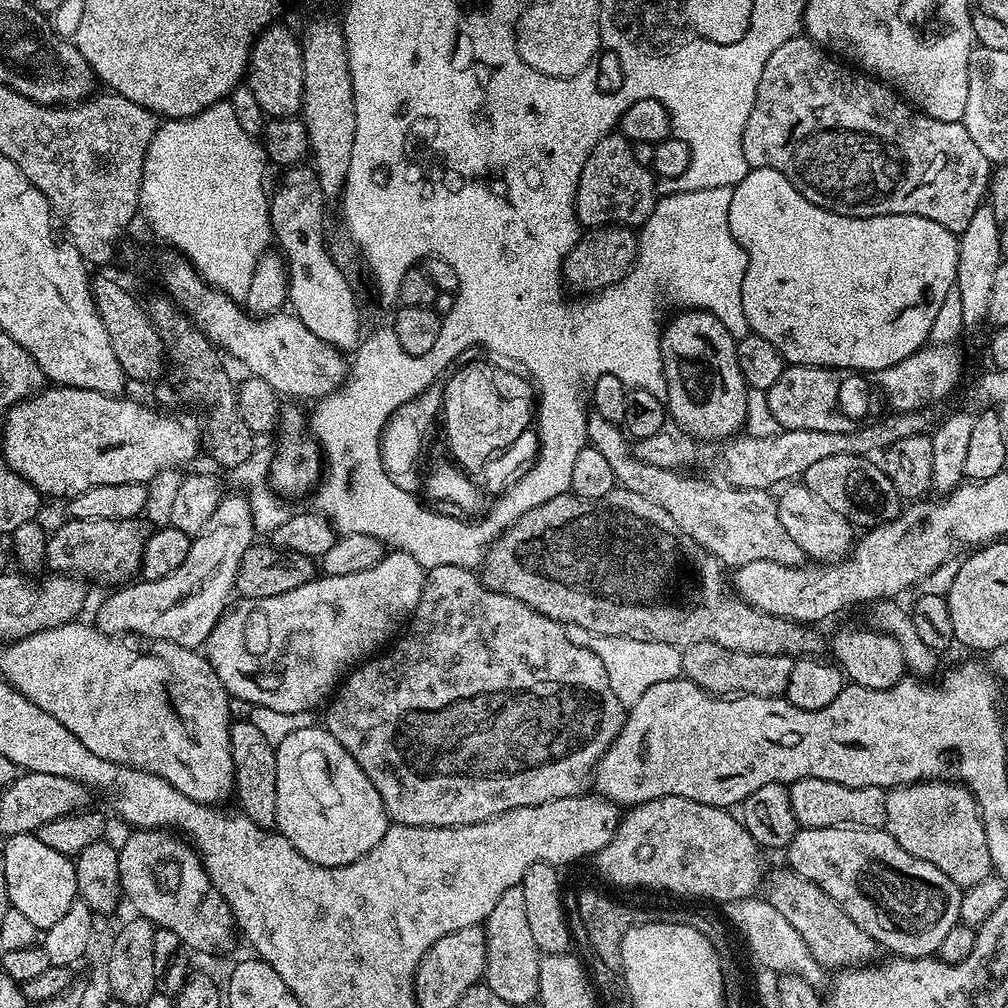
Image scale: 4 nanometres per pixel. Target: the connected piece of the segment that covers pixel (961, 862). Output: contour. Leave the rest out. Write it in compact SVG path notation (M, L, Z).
M922 780L919 784L902 784L891 789L886 798L886 822L884 828L914 858L922 858L922 862L930 862L930 866L938 866L950 882L954 882L962 890L978 886L978 882L989 879L993 875L990 862L990 850L986 846L986 830L980 817L980 808L972 796L972 791L964 785L946 780Z

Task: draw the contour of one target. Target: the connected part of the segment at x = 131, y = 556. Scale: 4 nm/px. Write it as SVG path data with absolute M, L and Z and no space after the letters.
M68 518L65 521L65 524L58 525L54 530L51 529L50 535L47 537L48 545L45 548L44 563L53 573L71 574L88 582L97 580L100 584L112 584L111 586L123 585L139 573L144 554L144 544L147 543L150 535L150 528L143 524L145 522L143 519L107 520L106 518L98 518L97 520L73 520Z

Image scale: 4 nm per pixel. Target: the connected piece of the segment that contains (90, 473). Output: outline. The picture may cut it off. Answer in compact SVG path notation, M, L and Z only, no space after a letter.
M45 387L15 404L3 417L2 455L18 475L29 480L45 497L71 498L94 490L94 486L118 486L122 482L148 484L159 472L188 464L195 458L196 451L201 451L202 420L199 415L180 410L177 416L167 416L136 400L124 399L81 388Z

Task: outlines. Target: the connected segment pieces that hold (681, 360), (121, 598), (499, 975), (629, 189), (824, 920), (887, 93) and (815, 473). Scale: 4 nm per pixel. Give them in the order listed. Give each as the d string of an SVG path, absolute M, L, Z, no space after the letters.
M680 310L676 314L677 316L669 324L667 321L663 325L660 334L666 407L671 423L697 442L703 442L703 440L727 442L744 427L746 402L750 391L748 383L742 378L742 370L738 366L737 341L730 334L730 330L722 326L722 322L713 312Z
M243 494L235 495L225 495L221 499L218 510L214 510L214 514L210 516L207 528L193 539L190 554L186 554L186 562L182 562L182 566L178 566L174 574L166 574L166 578L157 580L141 579L140 584L132 582L127 586L117 587L113 591L116 592L113 596L108 596L101 602L100 609L96 612L96 620L94 619L95 627L102 632L131 634L142 636L145 640L165 640L178 646L203 649L208 643L210 630L214 630L214 626L220 621L233 599L238 562L242 562L242 554L246 554L246 550L252 547L254 537L257 535L250 514L248 497Z
M519 886L506 890L498 898L498 906L490 910L488 919L482 925L484 929L484 975L488 988L506 1002L524 1006L537 999L538 970L541 952L534 943L530 925L526 919L526 897Z
M609 134L590 150L582 166L583 180L580 185L580 216L588 223L603 223L604 220L643 220L648 209L654 209L658 199L657 177L651 168L642 166L634 158L633 143L625 136Z
M787 866L776 868L772 873L769 871L763 877L762 896L770 902L770 906L774 906L774 910L778 910L778 914L786 917L786 922L790 922L798 934L802 934L802 942L806 942L812 957L825 969L858 966L871 961L875 957L872 955L878 952L876 941L856 925L854 918L850 918L850 914L846 914L846 910L842 910L842 906L838 906L838 902L834 902L826 890Z
M804 34L792 36L790 42L782 42L782 46L778 46L778 50L770 54L766 67L762 69L762 74L758 78L758 90L752 93L750 118L746 118L742 130L742 154L746 154L749 169L778 170L778 174L785 176L811 204L817 204L831 212L843 216L914 214L930 218L930 222L938 222L938 226L946 226L946 230L957 234L966 230L970 218L974 218L974 210L978 210L985 203L993 169L986 154L982 154L982 150L978 150L978 146L974 143L974 138L970 138L970 130L966 130L964 123L942 122L938 118L925 116L923 112L913 108L907 100L897 95L887 84L841 62L835 55L829 54Z
M834 454L834 458L822 458L814 462L802 478L810 494L818 494L830 510L838 510L857 529L877 528L879 524L898 518L902 511L902 501L894 482L885 474L875 459L854 454Z

